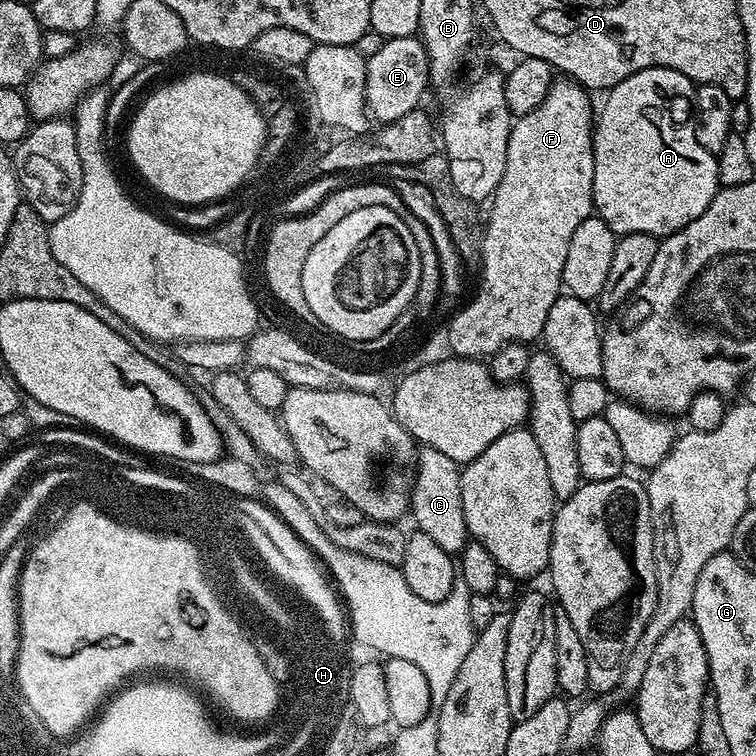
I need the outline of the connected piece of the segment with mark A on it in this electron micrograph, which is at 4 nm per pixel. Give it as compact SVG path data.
M647 68L630 74L607 89L604 105L599 105L592 133L594 182L592 207L617 237L650 234L663 238L682 230L715 198L720 188L716 157L698 146L694 105L697 85L686 74L669 68Z

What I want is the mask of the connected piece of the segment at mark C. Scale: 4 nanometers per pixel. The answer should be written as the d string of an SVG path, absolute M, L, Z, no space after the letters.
M421 447L414 465L410 497L410 516L416 519L415 527L430 538L434 538L434 542L438 542L442 550L453 554L459 554L470 539L462 514L461 471L461 465L446 458L446 454L433 448Z

